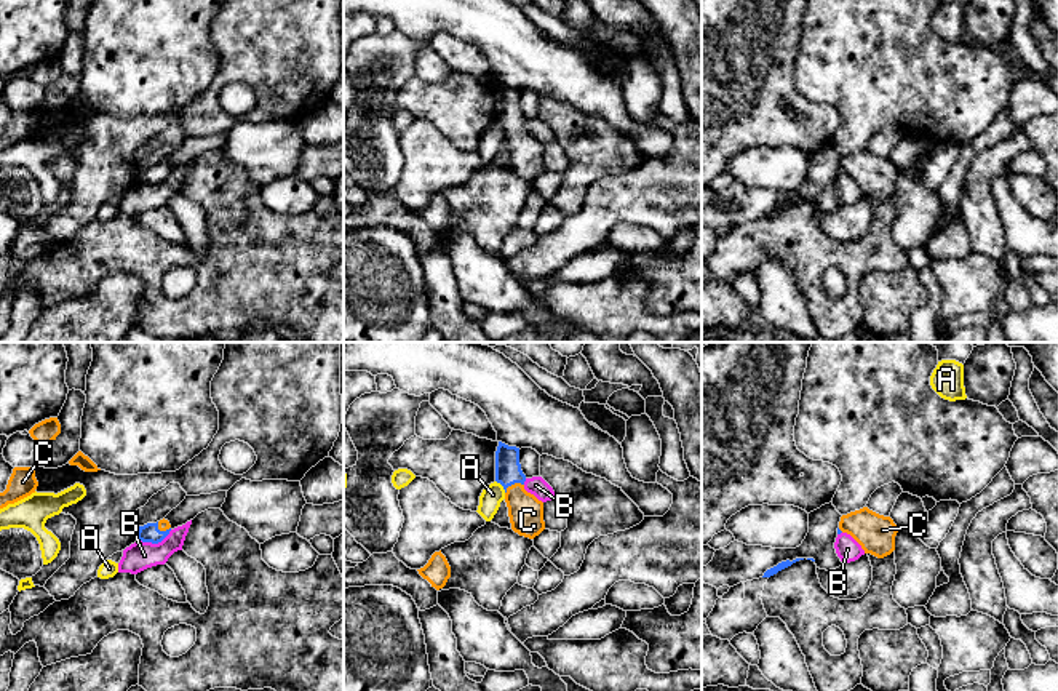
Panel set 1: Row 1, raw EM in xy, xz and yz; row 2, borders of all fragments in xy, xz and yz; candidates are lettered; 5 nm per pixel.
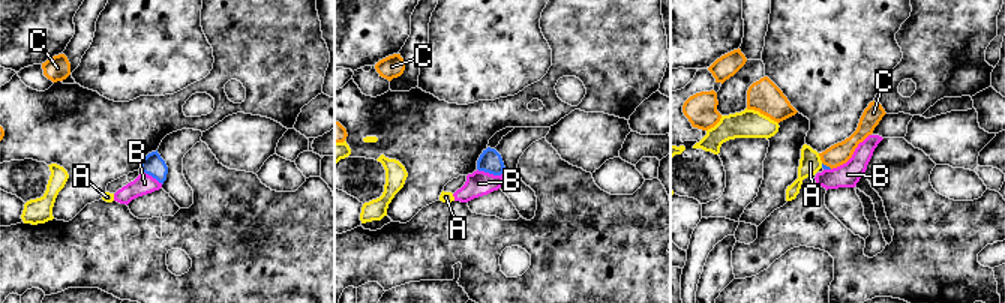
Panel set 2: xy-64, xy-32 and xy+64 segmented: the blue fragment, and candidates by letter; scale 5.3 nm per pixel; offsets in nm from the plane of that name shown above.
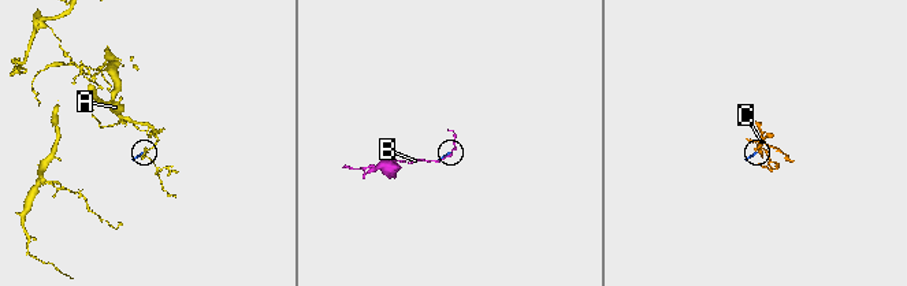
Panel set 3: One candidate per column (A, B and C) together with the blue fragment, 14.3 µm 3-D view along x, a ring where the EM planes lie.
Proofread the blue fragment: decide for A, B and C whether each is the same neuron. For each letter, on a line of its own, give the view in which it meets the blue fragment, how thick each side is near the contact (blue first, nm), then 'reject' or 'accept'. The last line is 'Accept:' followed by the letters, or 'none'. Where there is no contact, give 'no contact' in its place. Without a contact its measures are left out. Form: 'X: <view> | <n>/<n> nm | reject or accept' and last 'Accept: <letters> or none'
A: xz | 130/110 nm | reject
B: xy | 100/140 nm | reject
C: xz | 130/180 nm | accept
Accept: C

